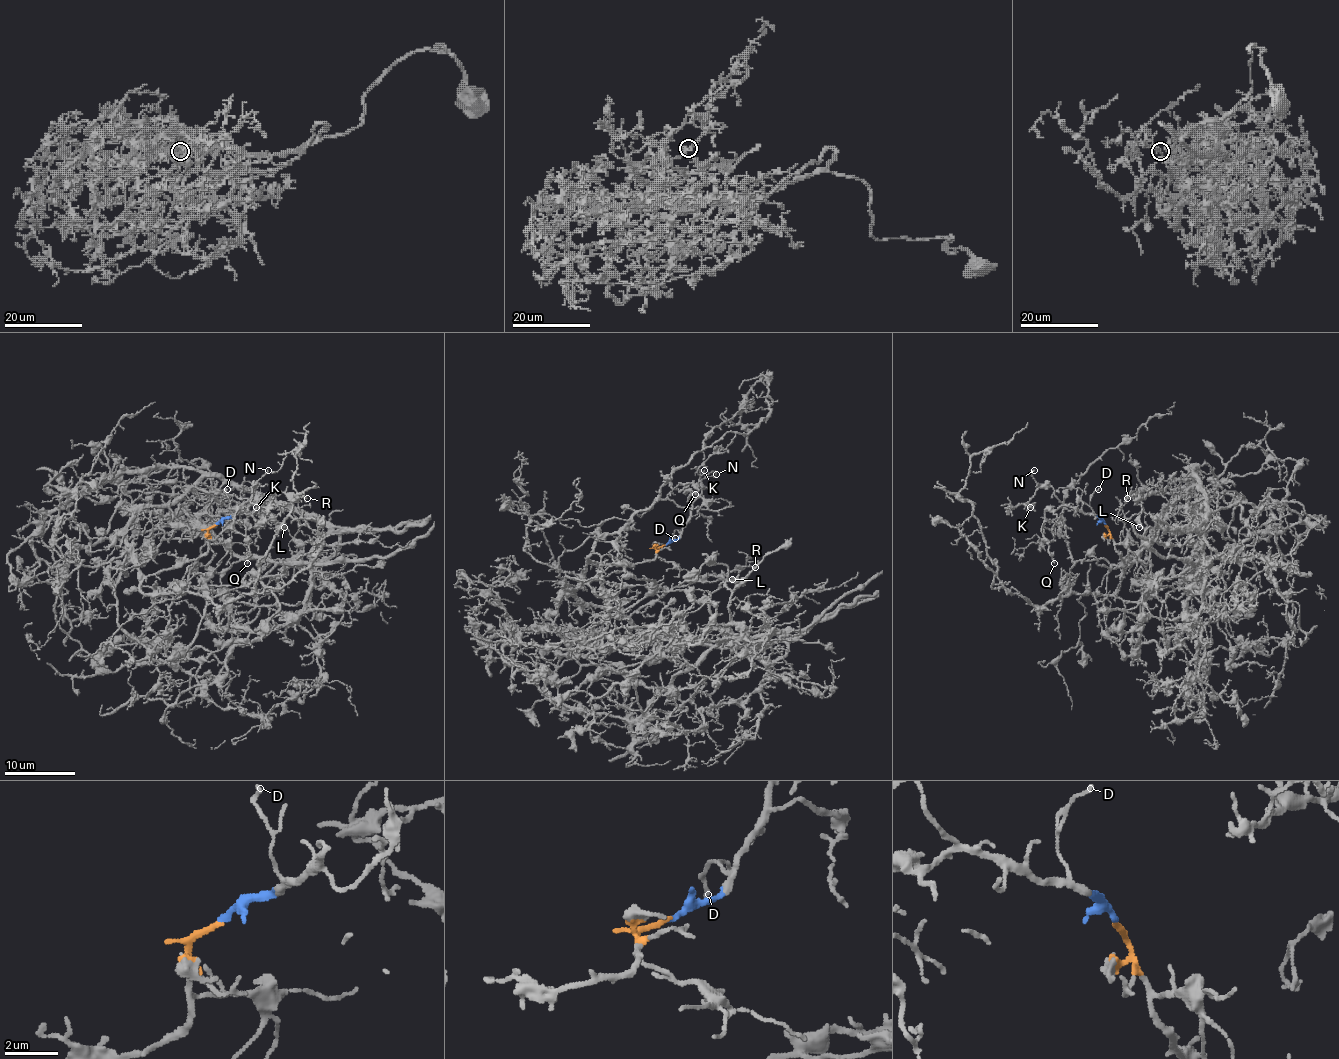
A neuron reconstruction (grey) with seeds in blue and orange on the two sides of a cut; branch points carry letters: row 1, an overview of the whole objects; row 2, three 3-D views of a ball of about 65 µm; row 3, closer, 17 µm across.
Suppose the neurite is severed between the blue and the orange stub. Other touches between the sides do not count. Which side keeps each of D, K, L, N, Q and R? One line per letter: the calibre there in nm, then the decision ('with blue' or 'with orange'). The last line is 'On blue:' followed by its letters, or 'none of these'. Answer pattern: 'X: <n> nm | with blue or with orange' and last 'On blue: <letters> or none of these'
D: 120 nm | with blue
K: 120 nm | with blue
L: 160 nm | with orange
N: 140 nm | with blue
Q: 100 nm | with blue
R: 130 nm | with orange
On blue: D, K, N, Q

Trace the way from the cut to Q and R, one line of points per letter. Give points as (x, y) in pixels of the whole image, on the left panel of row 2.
Q: (216, 524), (244, 506), (235, 518), (246, 532), (249, 545), (247, 564)
R: (216, 524), (203, 553), (145, 576), (126, 543), (144, 508), (170, 506), (193, 487), (307, 497)

